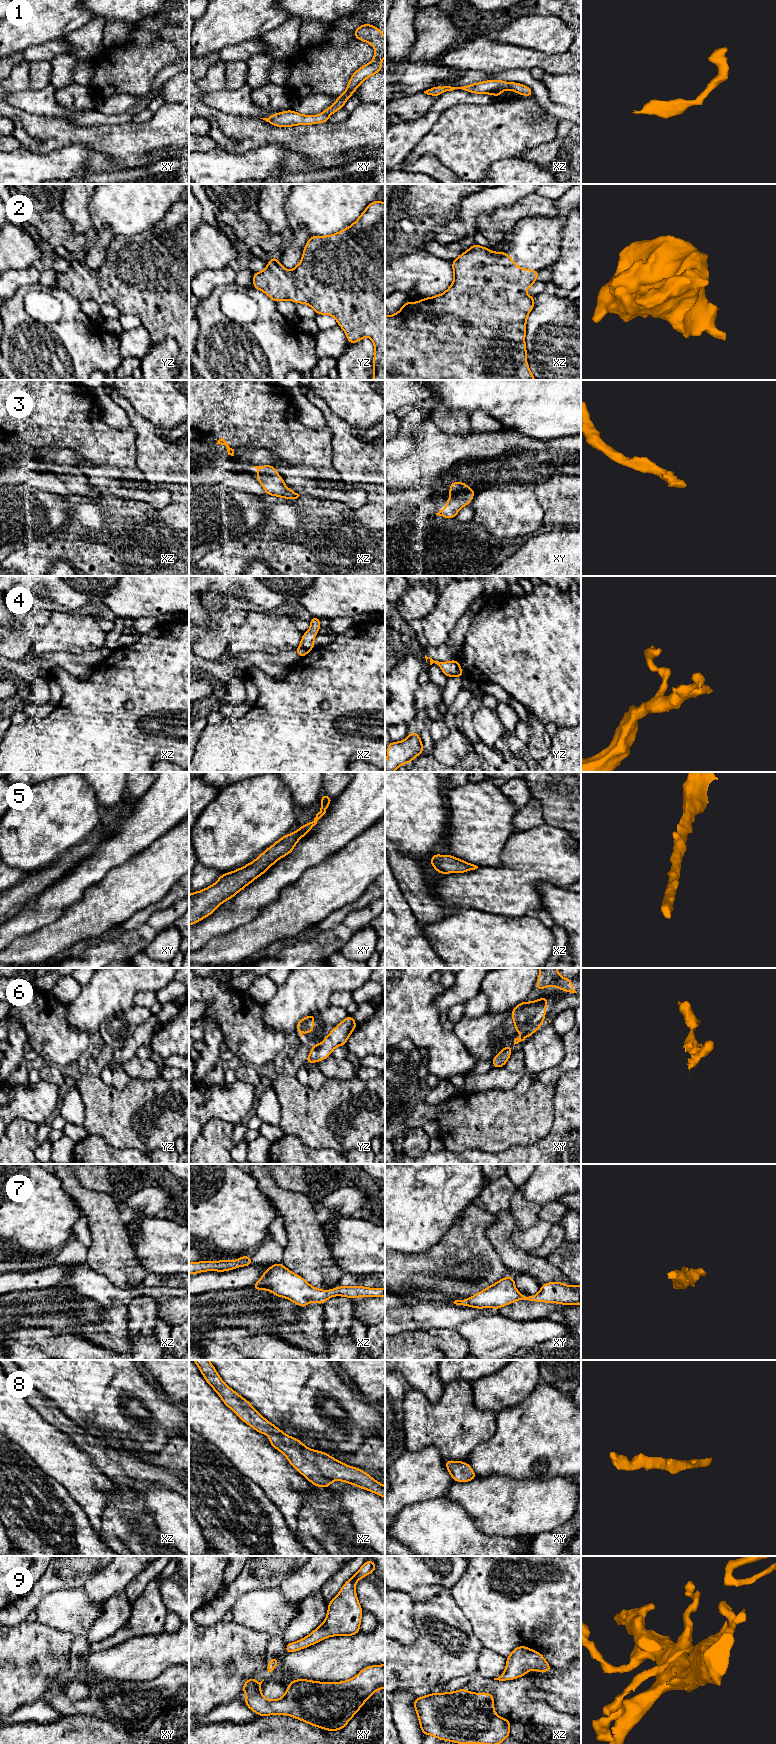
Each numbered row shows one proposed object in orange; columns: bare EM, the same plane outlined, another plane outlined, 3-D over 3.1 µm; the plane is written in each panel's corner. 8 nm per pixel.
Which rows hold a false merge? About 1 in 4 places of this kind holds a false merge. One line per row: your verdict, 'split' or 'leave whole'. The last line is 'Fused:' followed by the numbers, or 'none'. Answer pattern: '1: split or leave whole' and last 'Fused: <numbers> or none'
1: leave whole
2: leave whole
3: leave whole
4: leave whole
5: leave whole
6: split
7: leave whole
8: leave whole
9: leave whole
Fused: 6

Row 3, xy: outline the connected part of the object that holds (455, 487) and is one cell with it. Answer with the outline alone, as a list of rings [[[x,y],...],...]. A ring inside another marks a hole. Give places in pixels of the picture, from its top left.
[[[452,481],[448,491],[451,496],[447,499],[447,506],[436,515],[454,519],[459,510],[471,503],[477,491],[472,490],[466,483]]]

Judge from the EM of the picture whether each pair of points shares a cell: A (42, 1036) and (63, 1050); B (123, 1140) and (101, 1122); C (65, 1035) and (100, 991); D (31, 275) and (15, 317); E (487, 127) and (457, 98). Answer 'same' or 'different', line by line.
A: same
B: same
C: different
D: different
E: different

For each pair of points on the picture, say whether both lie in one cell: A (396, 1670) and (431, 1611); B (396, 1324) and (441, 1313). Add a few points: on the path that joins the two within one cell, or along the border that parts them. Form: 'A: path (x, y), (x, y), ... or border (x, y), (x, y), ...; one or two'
A: path (411, 1655), (430, 1636), (430, 1626); one
B: path (407, 1318), (412, 1316), (430, 1316); one

